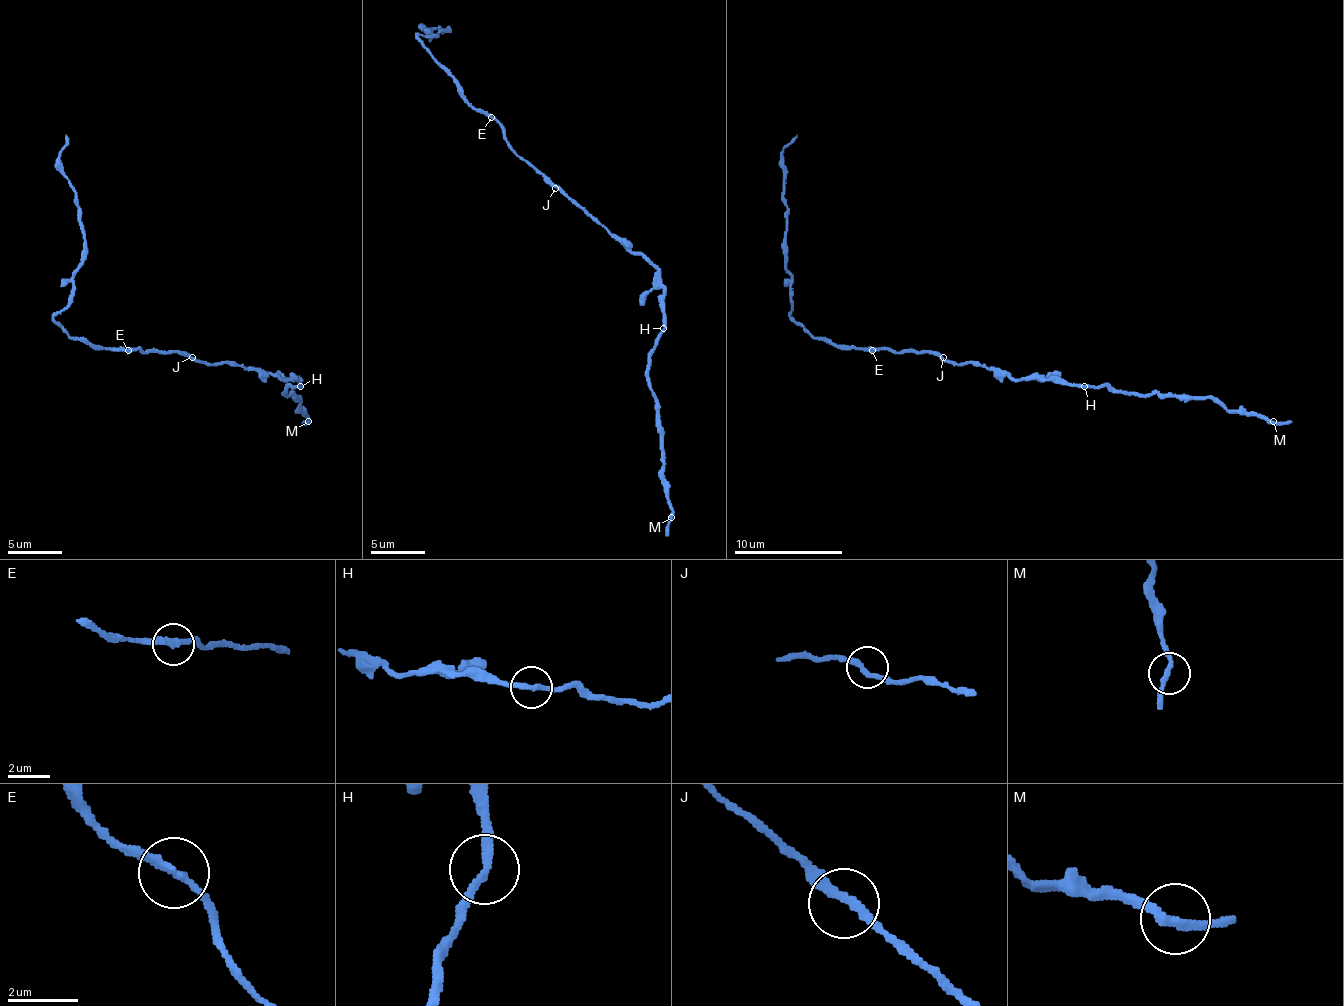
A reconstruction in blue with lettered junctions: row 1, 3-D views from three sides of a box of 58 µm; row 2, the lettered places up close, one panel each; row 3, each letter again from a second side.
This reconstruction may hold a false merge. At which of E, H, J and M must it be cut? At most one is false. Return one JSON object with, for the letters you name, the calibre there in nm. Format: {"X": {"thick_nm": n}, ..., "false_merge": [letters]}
{"false_merge": []}

